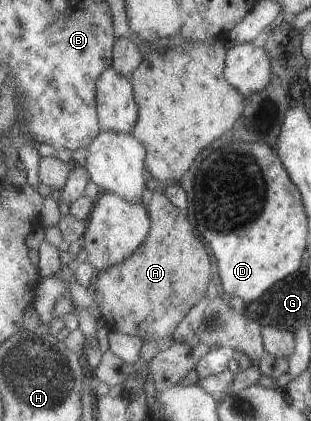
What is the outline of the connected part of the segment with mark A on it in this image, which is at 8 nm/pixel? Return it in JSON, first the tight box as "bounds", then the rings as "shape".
{"bounds":[92,190,212,365],"shape":[[[160,190],[153,193],[148,207],[152,229],[144,244],[140,245],[128,259],[107,270],[96,272],[95,282],[92,284],[101,317],[106,319],[112,329],[144,339],[142,357],[139,360],[139,364],[143,365],[149,363],[158,352],[175,344],[176,328],[189,314],[190,309],[206,295],[208,283],[212,279],[212,259],[200,237],[194,233],[194,227],[184,212],[173,205],[171,199]]]}

